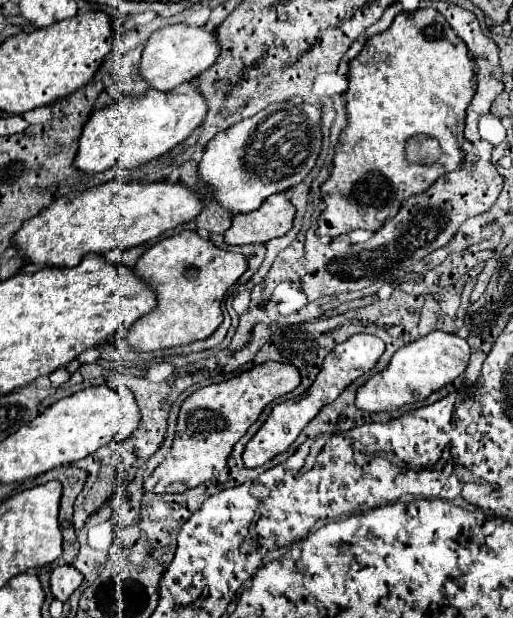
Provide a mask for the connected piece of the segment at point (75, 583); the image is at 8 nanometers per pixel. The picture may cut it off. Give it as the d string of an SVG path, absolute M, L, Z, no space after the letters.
M60 566L50 576L52 596L60 602L66 602L80 584L82 584L82 574L74 566Z

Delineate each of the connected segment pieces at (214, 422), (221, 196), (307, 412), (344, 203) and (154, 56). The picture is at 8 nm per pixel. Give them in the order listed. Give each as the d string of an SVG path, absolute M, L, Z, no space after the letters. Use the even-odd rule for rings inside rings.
M282 362L258 364L226 382L212 384L190 394L178 414L176 438L166 460L146 478L144 488L148 492L184 492L216 478L224 468L232 452L232 446L246 434L246 430L258 420L264 406L276 398L286 396L300 386L300 372Z
M280 102L270 104L252 118L246 118L230 126L228 130L216 134L208 142L206 152L198 164L198 170L200 178L214 188L214 196L224 208L228 208L232 214L244 214L258 210L268 196L298 186L316 166L320 148L322 148L322 110L312 104Z
M354 334L346 342L338 344L322 362L320 374L316 376L314 384L306 390L304 396L298 400L286 400L274 406L270 418L264 422L264 426L254 434L254 438L246 444L244 450L244 466L246 468L258 468L270 462L274 456L288 450L288 446L298 438L298 434L318 416L318 412L328 404L334 402L356 378L366 374L370 368L376 366L380 356L384 354L384 342L378 336L372 334Z
M418 8L418 10L414 10L414 14L402 12L402 14L398 14L398 18L394 18L390 30L368 38L368 42L364 44L362 52L350 62L348 82L350 82L350 86L348 86L344 98L346 98L346 110L348 110L350 126L344 130L344 136L340 138L340 144L336 146L336 156L334 156L334 166L332 166L332 170L330 170L330 178L328 178L328 180L322 184L322 188L320 188L320 190L322 190L322 200L326 202L326 210L318 216L318 230L316 230L316 234L318 234L318 236L330 236L330 238L338 238L338 236L342 236L342 234L350 234L350 232L354 232L354 230L358 230L358 228L370 230L370 232L380 230L386 220L390 220L390 218L396 216L396 212L400 210L402 200L406 200L406 198L410 198L410 196L422 194L422 192L424 192L428 186L432 186L442 174L448 174L448 172L452 172L452 170L458 170L460 164L462 164L462 156L464 156L462 150L460 150L460 144L462 144L462 140L464 140L464 138L462 138L462 130L464 130L466 108L468 108L468 104L470 104L470 100L472 100L472 96L474 96L474 92L476 92L476 90L474 90L474 68L472 68L472 58L470 58L470 54L468 54L468 48L466 48L466 44L462 44L462 40L454 34L454 30L452 30L450 24L446 22L446 18L444 18L438 10L434 10L434 8ZM414 136L428 136L428 138L438 140L442 154L440 154L434 162L422 162L422 164L420 164L420 162L410 162L408 156L406 156L406 144L408 144L408 140L414 138Z
M188 24L166 26L166 28L156 30L150 36L150 40L142 52L140 74L142 74L142 78L146 78L150 88L158 88L158 90L168 92L184 82L194 80L204 70L208 70L216 62L216 58L220 56L220 50L222 48L220 48L216 34L204 30L202 26L188 26Z

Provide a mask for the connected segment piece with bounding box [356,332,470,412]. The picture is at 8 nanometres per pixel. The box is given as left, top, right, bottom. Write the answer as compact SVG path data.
M430 332L416 342L402 346L388 368L374 374L356 392L356 406L366 412L396 412L418 400L426 400L432 392L452 384L468 366L470 346L464 338L448 332Z

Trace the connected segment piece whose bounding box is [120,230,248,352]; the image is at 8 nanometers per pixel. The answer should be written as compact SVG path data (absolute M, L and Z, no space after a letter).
M182 230L180 234L174 234L170 238L164 238L156 242L152 248L148 248L140 260L134 264L134 270L138 276L142 276L146 282L152 284L152 288L158 294L158 306L150 314L142 316L124 338L120 338L122 344L132 346L140 352L154 352L170 346L190 344L194 340L208 338L222 322L222 300L230 286L236 284L236 280L248 270L248 258L244 254L234 254L228 250L222 250L214 246L212 240L200 238L194 230Z

